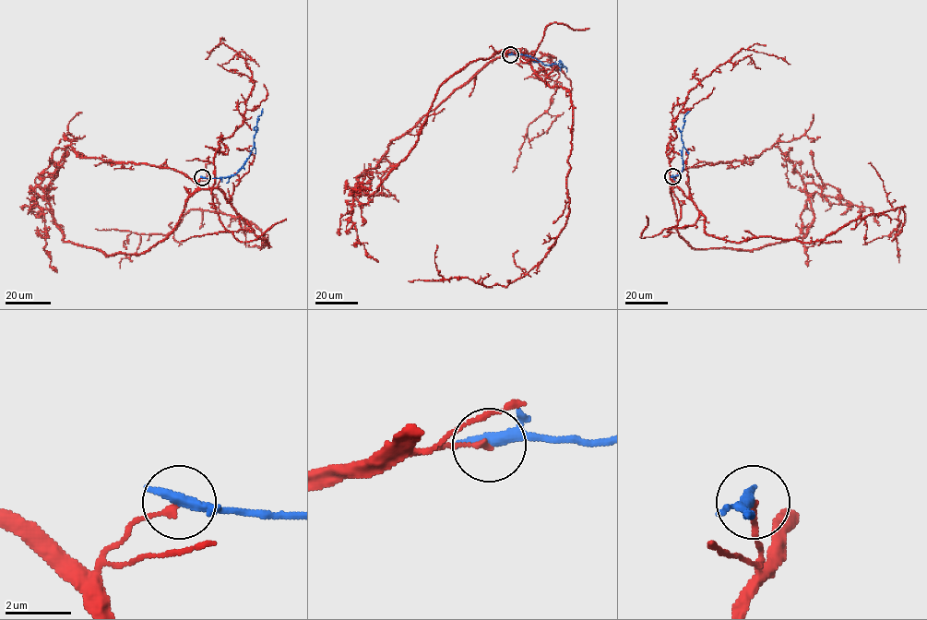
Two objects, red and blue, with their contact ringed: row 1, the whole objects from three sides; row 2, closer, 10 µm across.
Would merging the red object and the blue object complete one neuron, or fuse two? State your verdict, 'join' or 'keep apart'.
keep apart

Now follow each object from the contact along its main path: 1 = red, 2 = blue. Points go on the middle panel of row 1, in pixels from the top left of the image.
1: (510, 55), (569, 93), (567, 220), (546, 256), (505, 286), (444, 279), (437, 244)
2: (510, 55), (525, 54), (547, 65), (561, 63), (567, 71)

